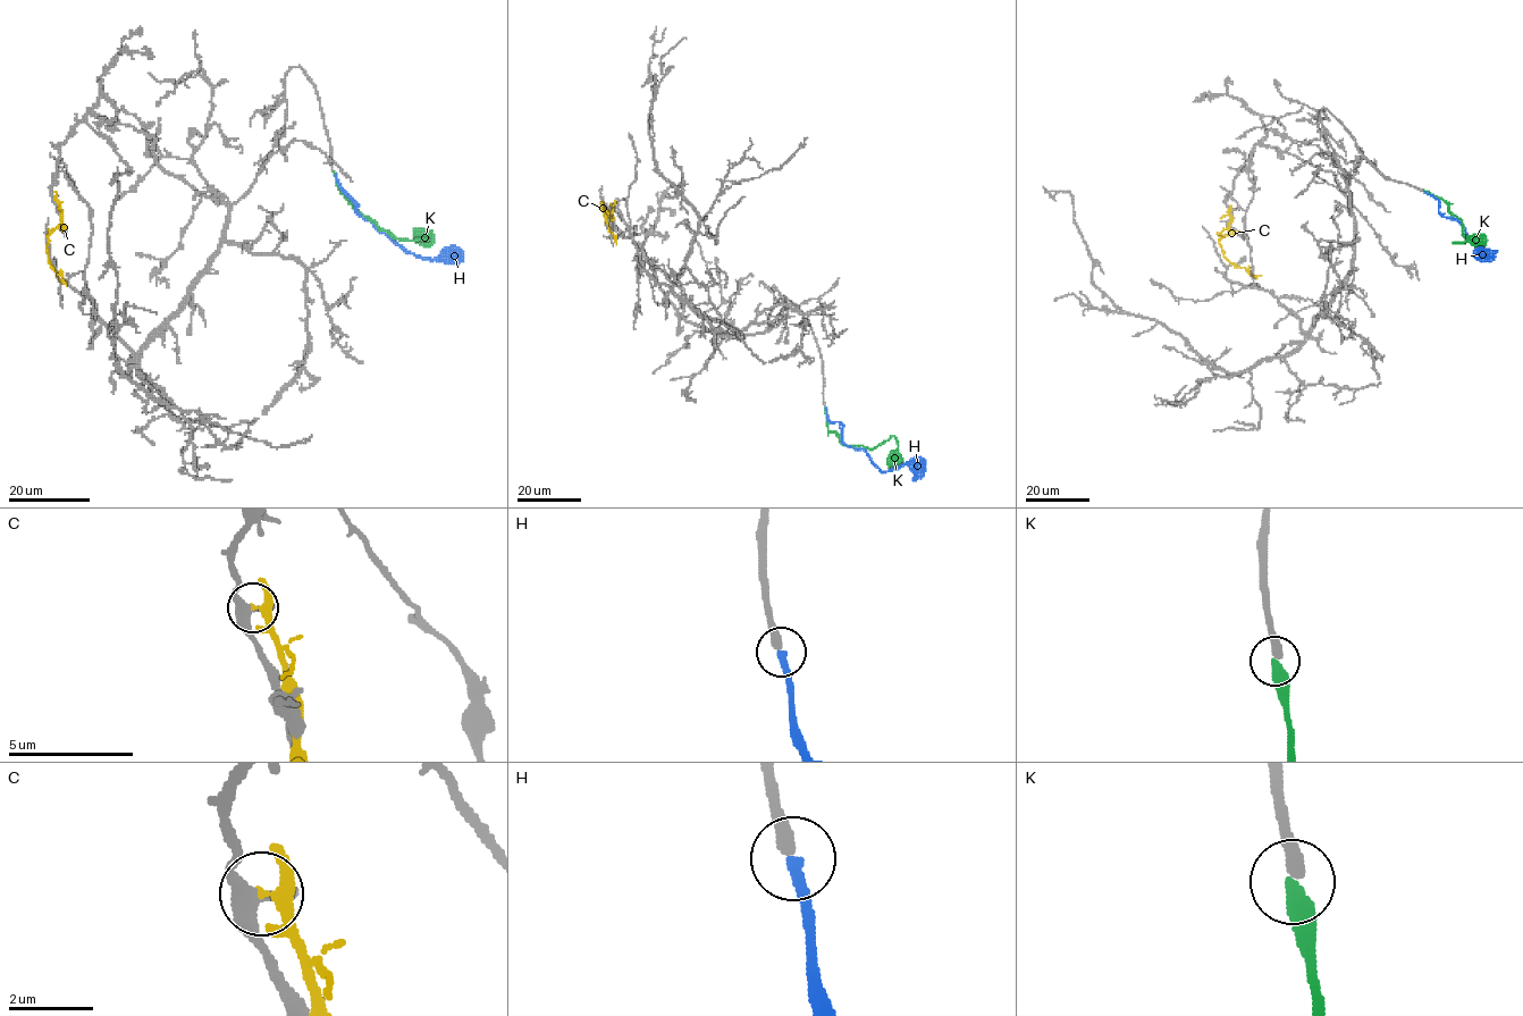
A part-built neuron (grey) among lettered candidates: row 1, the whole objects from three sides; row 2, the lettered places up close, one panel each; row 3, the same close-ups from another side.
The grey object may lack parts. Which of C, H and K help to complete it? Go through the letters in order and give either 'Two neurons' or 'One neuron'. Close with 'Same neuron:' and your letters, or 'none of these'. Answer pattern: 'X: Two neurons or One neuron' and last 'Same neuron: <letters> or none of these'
C: Two neurons
H: One neuron
K: Two neurons
Same neuron: H

